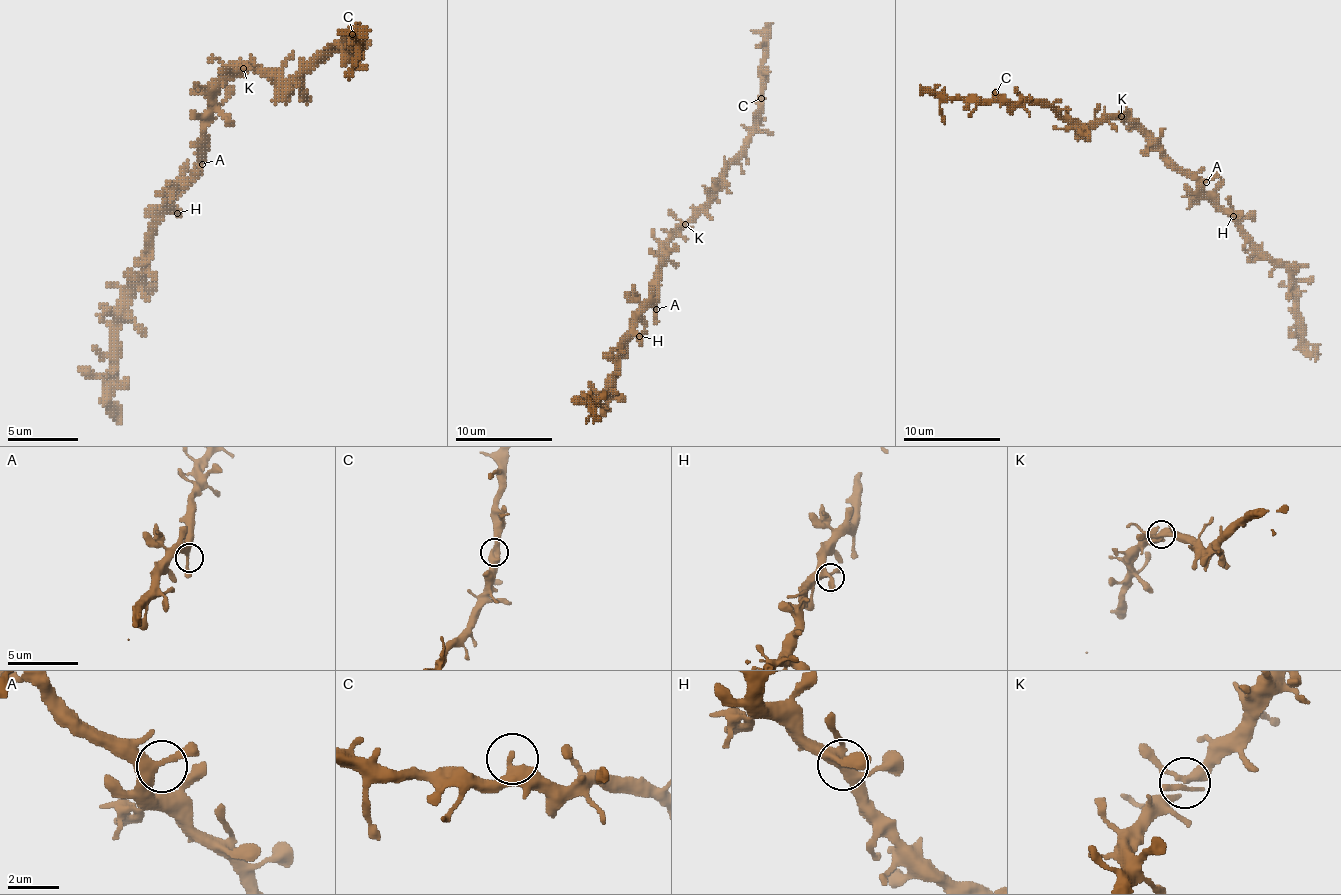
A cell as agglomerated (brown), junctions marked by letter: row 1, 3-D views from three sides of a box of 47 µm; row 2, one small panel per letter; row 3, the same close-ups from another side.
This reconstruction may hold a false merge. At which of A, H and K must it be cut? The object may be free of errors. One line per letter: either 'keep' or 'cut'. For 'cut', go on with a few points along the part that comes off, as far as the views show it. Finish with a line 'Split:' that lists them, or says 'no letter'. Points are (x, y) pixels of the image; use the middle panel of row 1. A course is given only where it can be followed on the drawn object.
A: keep
H: keep
K: keep
Split: no letter

